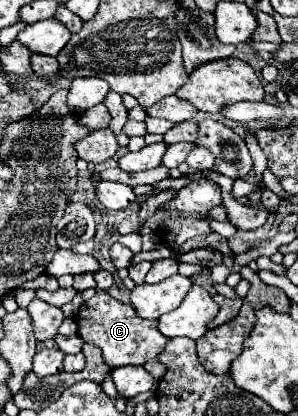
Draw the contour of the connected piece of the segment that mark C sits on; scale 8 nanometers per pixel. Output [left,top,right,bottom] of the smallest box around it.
[74,290,168,368]

